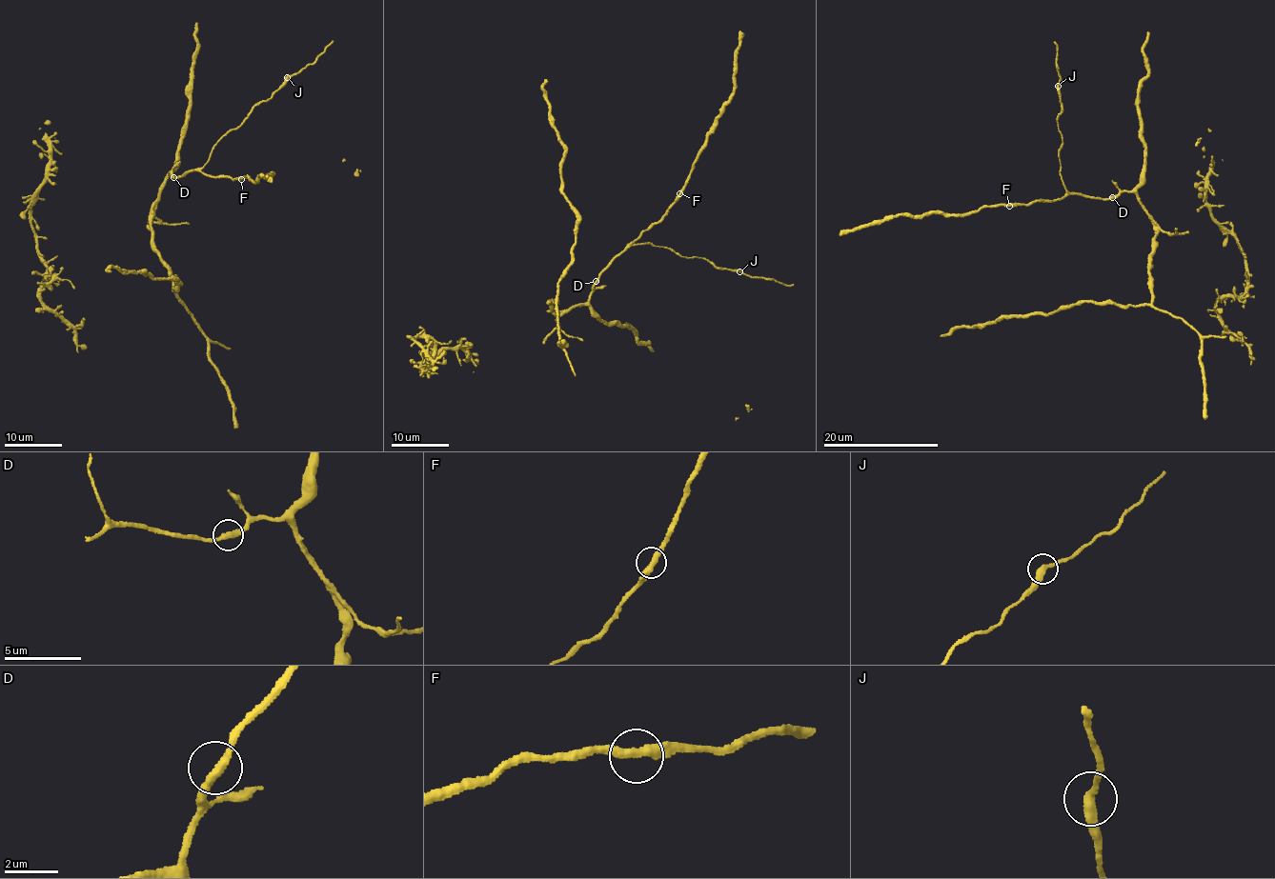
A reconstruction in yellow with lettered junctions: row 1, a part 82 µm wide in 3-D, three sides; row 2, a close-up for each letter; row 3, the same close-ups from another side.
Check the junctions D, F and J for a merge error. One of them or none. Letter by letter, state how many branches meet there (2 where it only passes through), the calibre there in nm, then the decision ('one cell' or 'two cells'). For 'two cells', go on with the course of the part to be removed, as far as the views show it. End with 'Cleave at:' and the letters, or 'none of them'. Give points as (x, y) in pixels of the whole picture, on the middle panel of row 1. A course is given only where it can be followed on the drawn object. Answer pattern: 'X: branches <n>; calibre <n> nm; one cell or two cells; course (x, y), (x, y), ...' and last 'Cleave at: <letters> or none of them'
D: branches 2; calibre 340 nm; one cell
F: branches 2; calibre 360 nm; one cell
J: branches 2; calibre 360 nm; one cell
Cleave at: none of them

